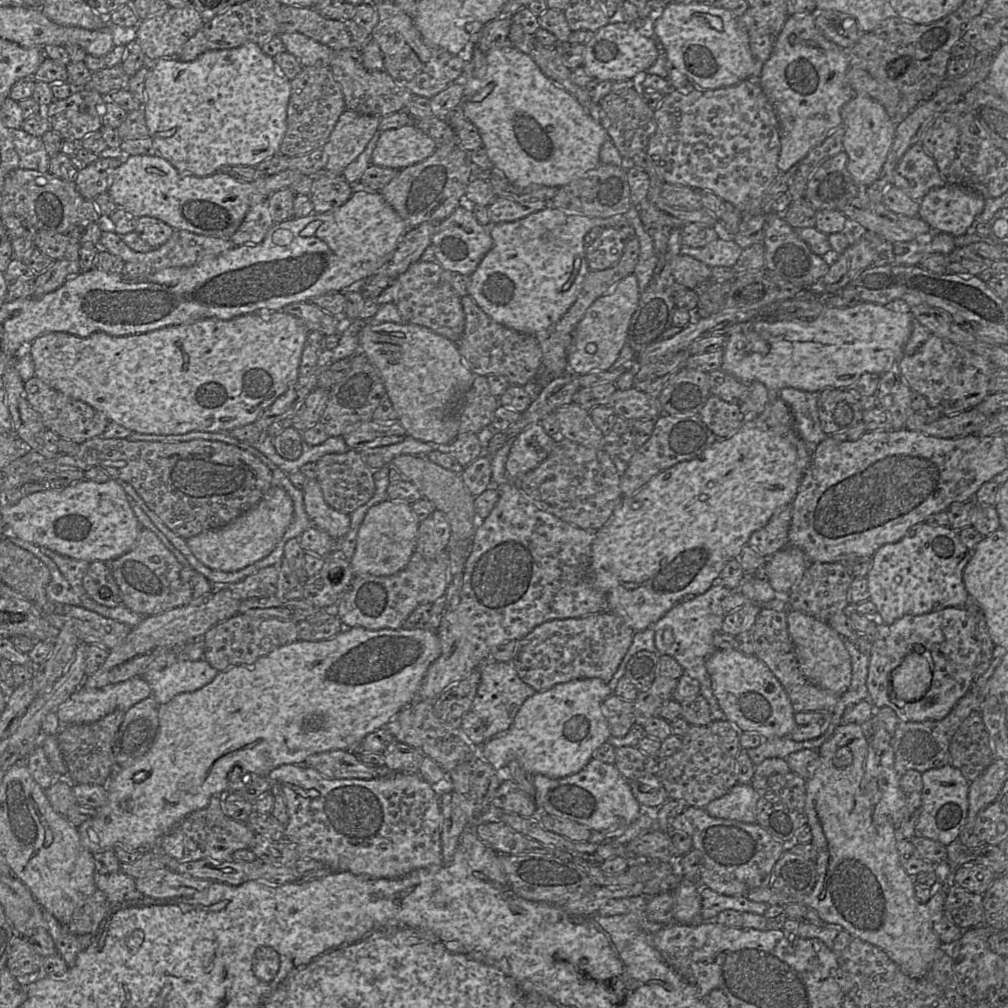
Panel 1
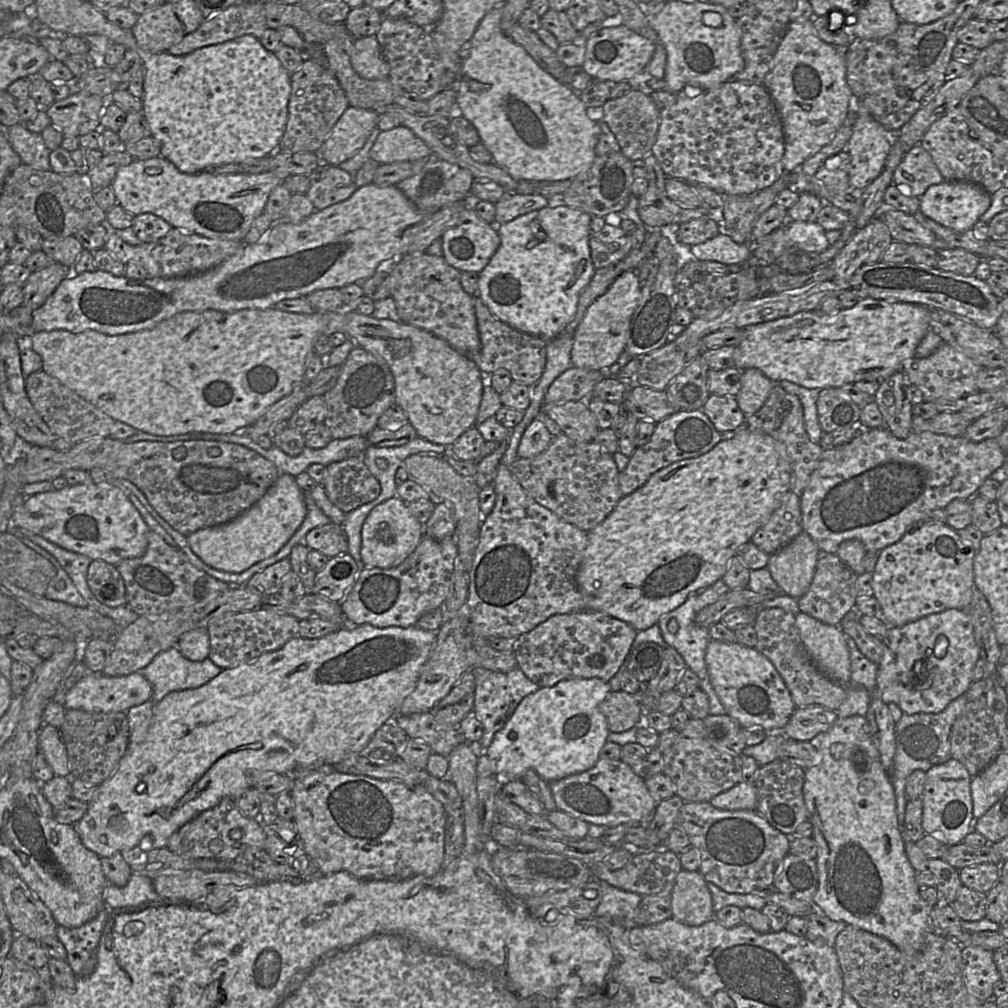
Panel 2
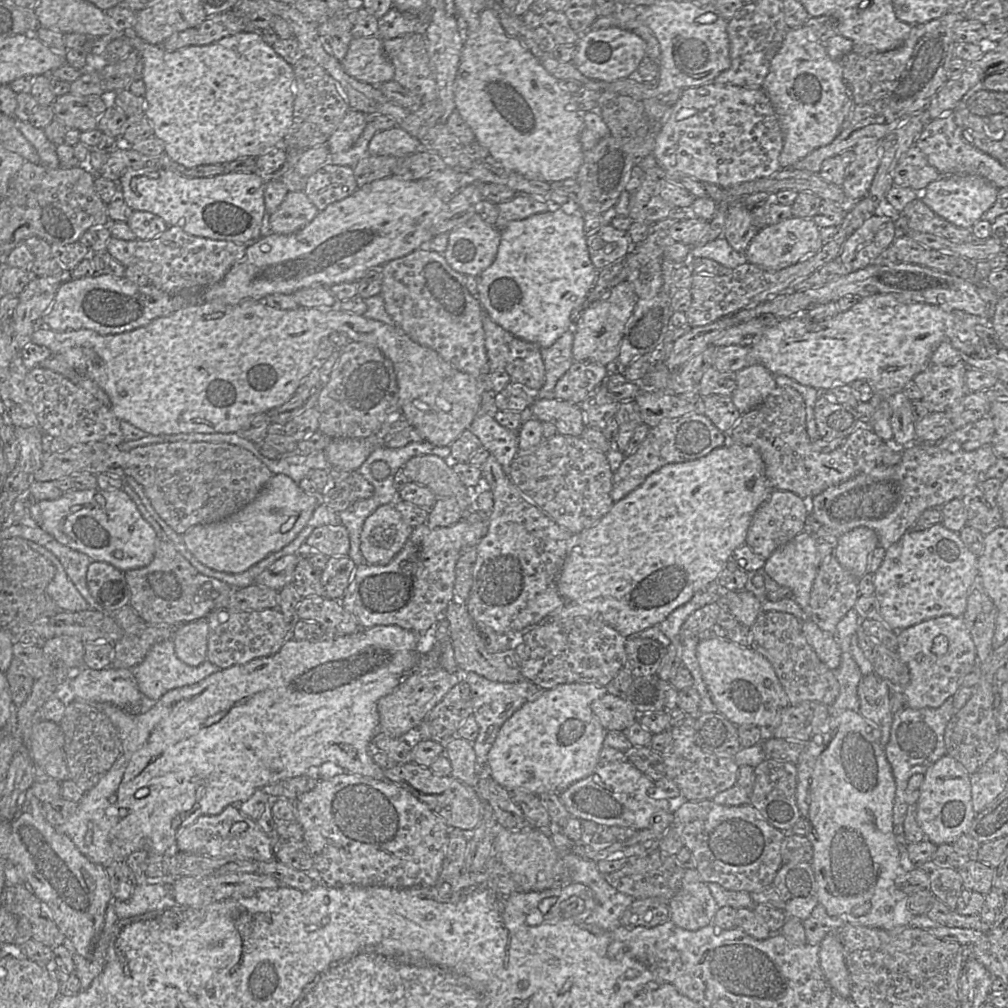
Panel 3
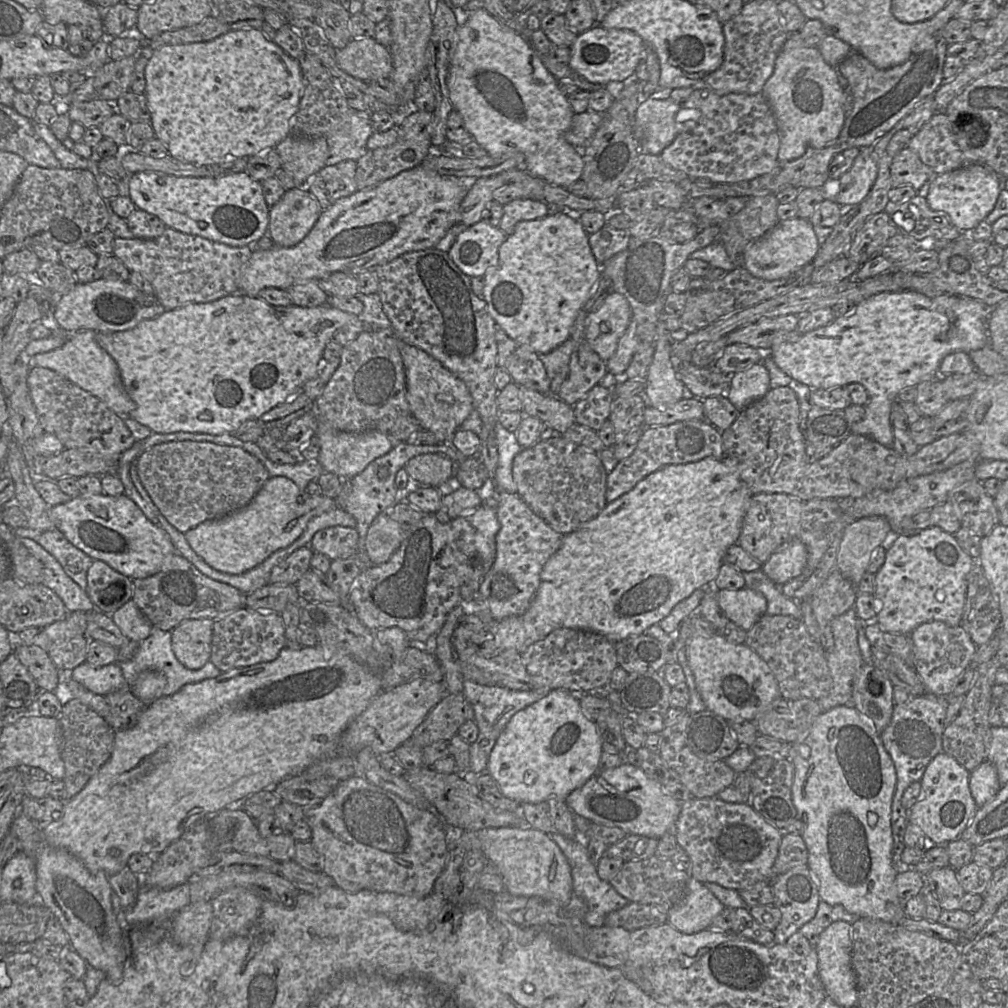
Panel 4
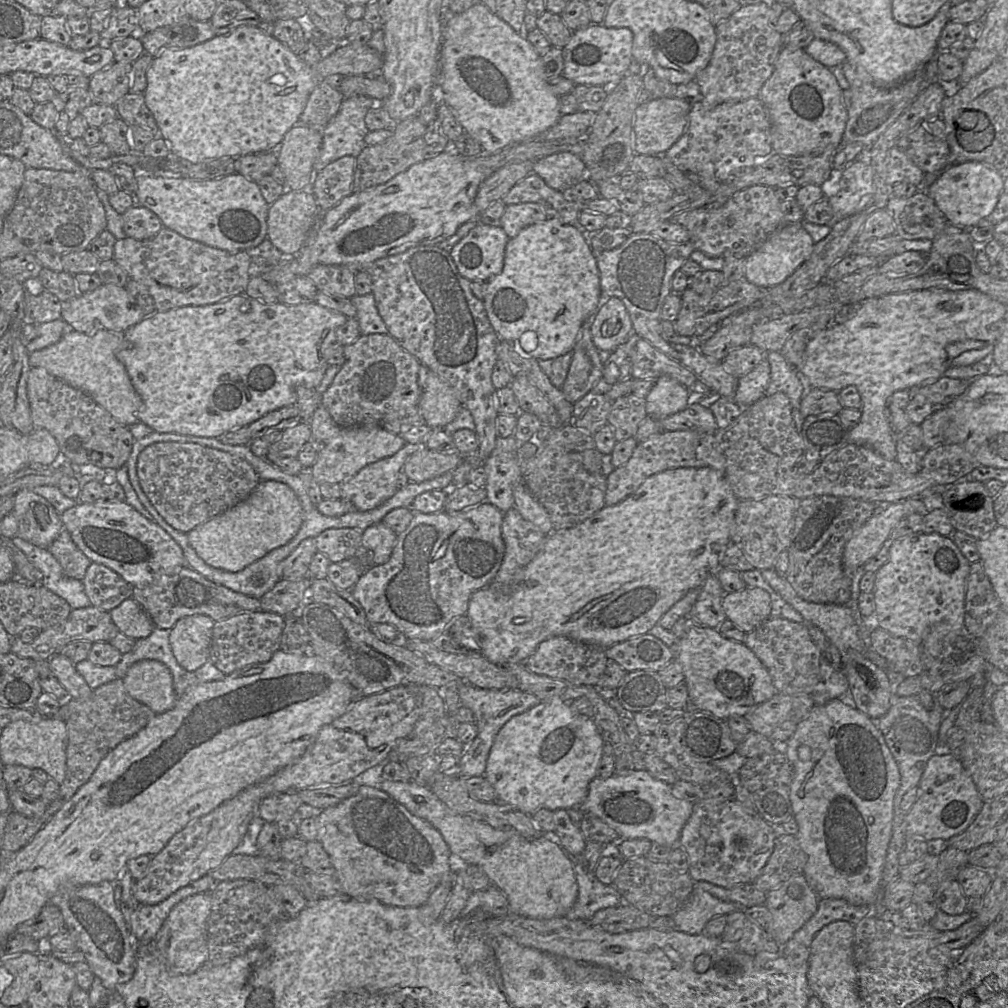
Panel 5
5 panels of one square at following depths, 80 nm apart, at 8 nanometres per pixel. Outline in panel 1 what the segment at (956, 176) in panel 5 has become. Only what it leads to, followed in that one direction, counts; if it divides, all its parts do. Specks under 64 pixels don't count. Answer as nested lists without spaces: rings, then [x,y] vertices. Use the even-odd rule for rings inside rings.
[[[962,185],[933,187],[919,202],[918,217],[932,230],[960,236],[967,233],[985,204],[978,192]]]

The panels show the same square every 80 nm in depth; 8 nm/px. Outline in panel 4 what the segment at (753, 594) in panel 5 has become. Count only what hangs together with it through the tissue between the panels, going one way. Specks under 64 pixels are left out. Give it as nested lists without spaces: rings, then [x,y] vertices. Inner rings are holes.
[[[714,588],[719,607],[729,621],[748,631],[759,618],[766,614],[767,600],[758,591],[749,588],[728,590]]]

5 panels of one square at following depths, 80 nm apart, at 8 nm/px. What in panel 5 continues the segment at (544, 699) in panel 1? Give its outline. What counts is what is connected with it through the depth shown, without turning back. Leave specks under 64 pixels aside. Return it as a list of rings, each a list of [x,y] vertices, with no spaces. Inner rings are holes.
[[[558,696],[511,717],[497,733],[486,763],[484,776],[493,786],[497,801],[529,816],[541,808],[551,811],[578,808],[586,799],[588,786],[596,777],[603,755],[603,740],[592,718],[572,711]]]

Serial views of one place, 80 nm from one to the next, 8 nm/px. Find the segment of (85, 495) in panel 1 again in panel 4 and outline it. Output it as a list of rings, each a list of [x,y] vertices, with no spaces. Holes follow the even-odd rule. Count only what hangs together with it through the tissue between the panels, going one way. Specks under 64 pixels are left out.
[[[125,494],[79,495],[65,503],[51,506],[50,514],[55,528],[61,531],[70,543],[91,558],[104,561],[132,580],[159,572],[166,559],[176,552],[168,533],[147,519]]]

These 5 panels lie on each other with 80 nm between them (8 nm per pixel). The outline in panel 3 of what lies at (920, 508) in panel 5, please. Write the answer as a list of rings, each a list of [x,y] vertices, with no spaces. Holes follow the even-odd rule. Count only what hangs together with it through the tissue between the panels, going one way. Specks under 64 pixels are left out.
[[[860,526],[838,538],[833,555],[846,570],[860,579],[867,572],[868,559],[877,546],[875,531]]]

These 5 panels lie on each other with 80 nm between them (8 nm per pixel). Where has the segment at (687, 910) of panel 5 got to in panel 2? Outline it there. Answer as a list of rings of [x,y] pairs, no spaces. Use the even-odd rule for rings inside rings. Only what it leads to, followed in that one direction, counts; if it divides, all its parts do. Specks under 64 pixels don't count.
[[[682,870],[669,895],[674,920],[700,926],[714,918],[712,895],[699,871]]]

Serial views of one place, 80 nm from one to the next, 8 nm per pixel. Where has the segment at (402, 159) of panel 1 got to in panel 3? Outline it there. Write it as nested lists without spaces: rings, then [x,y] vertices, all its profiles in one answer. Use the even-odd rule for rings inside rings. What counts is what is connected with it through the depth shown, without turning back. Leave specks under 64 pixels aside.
[[[399,126],[378,131],[371,139],[368,150],[373,156],[405,158],[421,149],[418,139]]]

